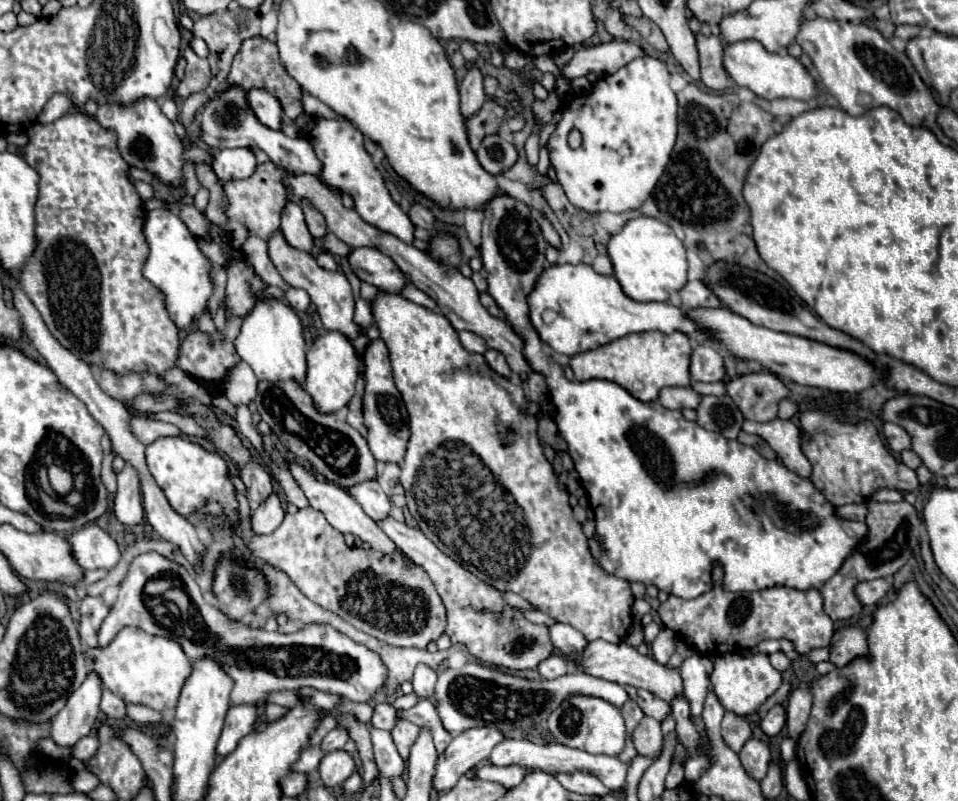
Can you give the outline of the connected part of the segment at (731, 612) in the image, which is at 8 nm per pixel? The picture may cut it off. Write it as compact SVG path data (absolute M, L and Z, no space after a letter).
M717 584L713 590L693 600L669 596L657 612L663 626L679 636L689 636L695 650L709 656L741 652L767 638L787 638L795 644L797 652L805 656L815 648L829 646L835 632L831 618L823 612L821 594L813 588L793 590L785 586L773 586L757 592L727 592Z

